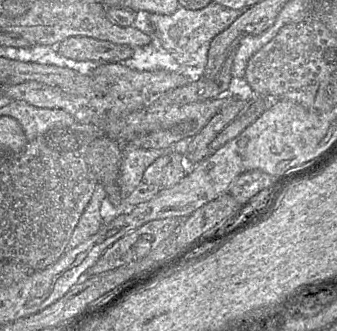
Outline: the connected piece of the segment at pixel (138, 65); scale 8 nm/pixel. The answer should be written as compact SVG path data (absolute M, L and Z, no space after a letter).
M153 39L146 46L134 48L132 56L123 64L127 68L139 72L169 71L178 73L189 78L191 82L197 81L203 73L203 69L178 64L158 41Z

